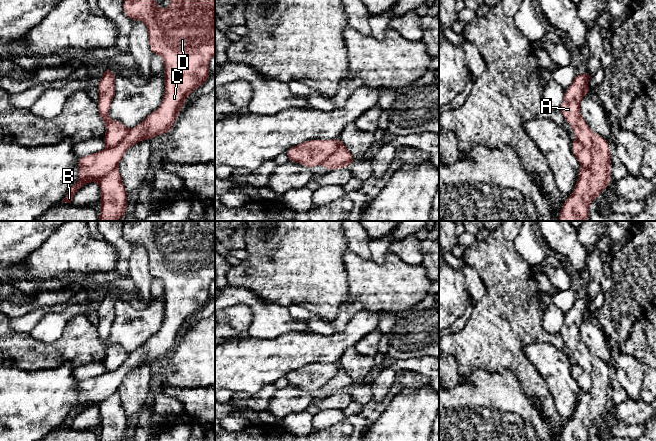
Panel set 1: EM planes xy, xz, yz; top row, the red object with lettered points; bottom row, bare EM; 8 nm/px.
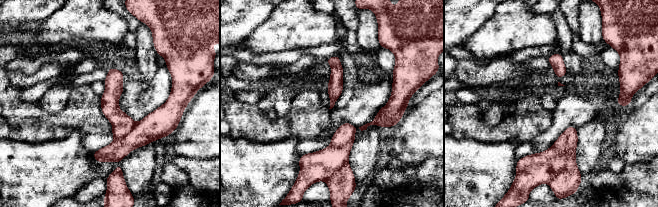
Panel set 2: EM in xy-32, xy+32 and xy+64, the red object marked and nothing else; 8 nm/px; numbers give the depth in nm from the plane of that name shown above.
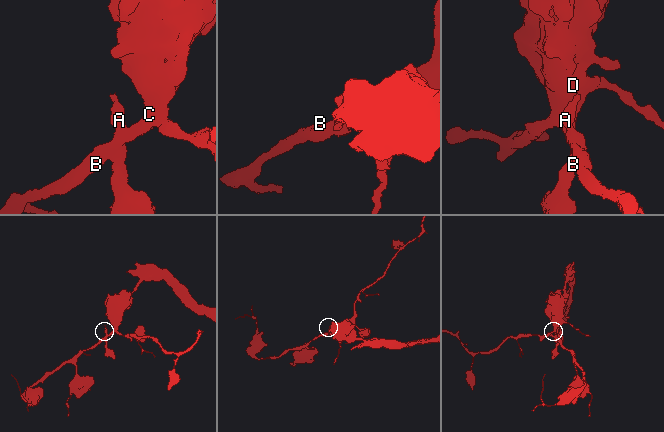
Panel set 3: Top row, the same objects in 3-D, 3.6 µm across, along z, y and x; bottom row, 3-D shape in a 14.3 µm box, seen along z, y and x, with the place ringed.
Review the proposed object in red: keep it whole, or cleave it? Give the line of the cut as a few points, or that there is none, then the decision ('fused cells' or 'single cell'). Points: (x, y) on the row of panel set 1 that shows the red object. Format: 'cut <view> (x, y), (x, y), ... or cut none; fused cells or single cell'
cut yz (576, 139), (590, 151), (591, 165), (587, 169); fused cells

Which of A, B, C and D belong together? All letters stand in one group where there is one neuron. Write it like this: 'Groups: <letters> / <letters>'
Groups: A / B C D

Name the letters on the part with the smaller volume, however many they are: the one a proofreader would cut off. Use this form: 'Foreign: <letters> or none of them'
Foreign: A

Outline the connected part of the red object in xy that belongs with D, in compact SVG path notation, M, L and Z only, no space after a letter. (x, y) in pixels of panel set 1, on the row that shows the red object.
M124 0L123 12L130 20L140 20L146 25L152 54L163 58L163 100L156 110L130 129L118 145L77 159L78 181L67 191L62 202L71 204L75 193L83 185L99 182L117 168L125 152L133 145L143 139L152 141L154 136L167 134L187 97L203 85L210 75L209 61L215 55L215 0L170 0L170 4L164 10L159 8L155 0Z

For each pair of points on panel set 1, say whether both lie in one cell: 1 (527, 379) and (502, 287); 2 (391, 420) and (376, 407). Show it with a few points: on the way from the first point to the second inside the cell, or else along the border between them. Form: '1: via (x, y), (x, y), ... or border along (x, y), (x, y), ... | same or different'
1: via (511, 356), (510, 310) | same
2: border along (396, 393), (385, 410), (369, 424) | different

